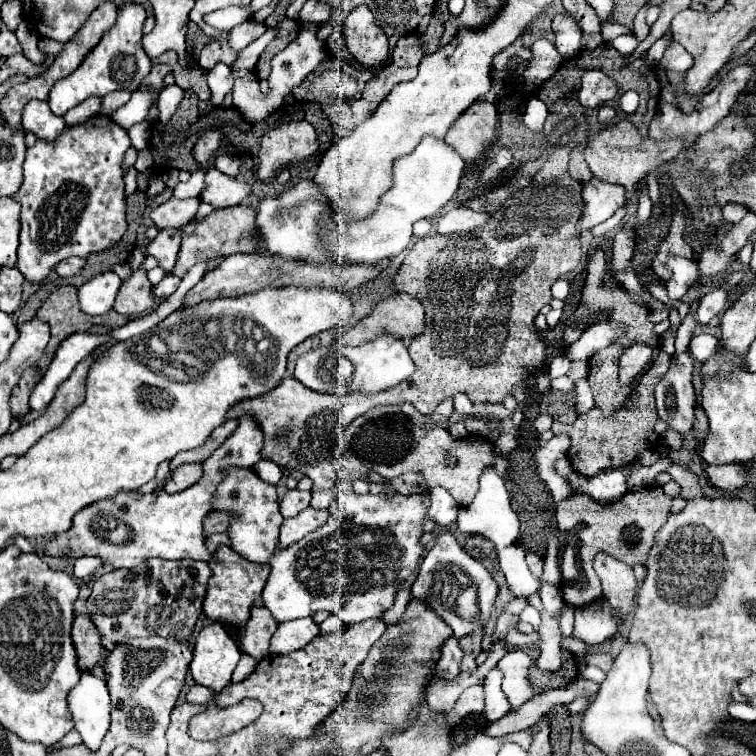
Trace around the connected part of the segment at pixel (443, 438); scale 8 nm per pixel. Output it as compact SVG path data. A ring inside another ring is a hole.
M434 427L424 435L424 439L416 445L416 449L412 449L400 463L396 463L396 467L378 463L378 465L374 465L374 473L380 473L386 479L394 479L402 473L422 473L428 489L444 487L460 507L468 507L478 491L478 477L482 475L482 471L486 467L494 467L502 477L506 475L506 467L508 467L508 461L494 453L494 447L490 441L484 441L480 437L452 439L446 429ZM448 457L454 457L458 463L454 467L446 467Z

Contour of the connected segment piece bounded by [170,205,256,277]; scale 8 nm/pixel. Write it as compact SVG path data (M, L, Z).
M236 205L236 207L228 207L228 209L214 209L212 215L204 217L204 219L192 219L192 223L180 227L182 245L180 245L180 251L178 251L176 267L170 273L184 277L184 273L194 263L198 263L200 259L228 257L228 255L234 255L234 253L252 253L252 243L254 243L254 237L256 237L254 217L256 217L254 209Z

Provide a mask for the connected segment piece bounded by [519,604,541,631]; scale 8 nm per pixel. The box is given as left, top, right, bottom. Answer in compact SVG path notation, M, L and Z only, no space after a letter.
M527 605L520 613L520 621L531 623L536 631L540 628L540 613L533 606Z

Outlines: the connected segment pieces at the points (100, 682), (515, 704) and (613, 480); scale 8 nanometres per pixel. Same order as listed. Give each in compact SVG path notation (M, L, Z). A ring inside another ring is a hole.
M82 673L78 685L68 691L68 709L84 745L96 751L110 727L110 697L104 679Z
M510 649L500 661L498 669L504 673L502 691L508 697L512 709L518 709L522 703L534 697L530 683L528 683L528 667L532 665L530 655L520 649Z
M572 469L570 475L564 477L564 481L572 493L582 493L602 503L612 503L628 491L626 479L620 469L602 471L598 477L584 477Z

